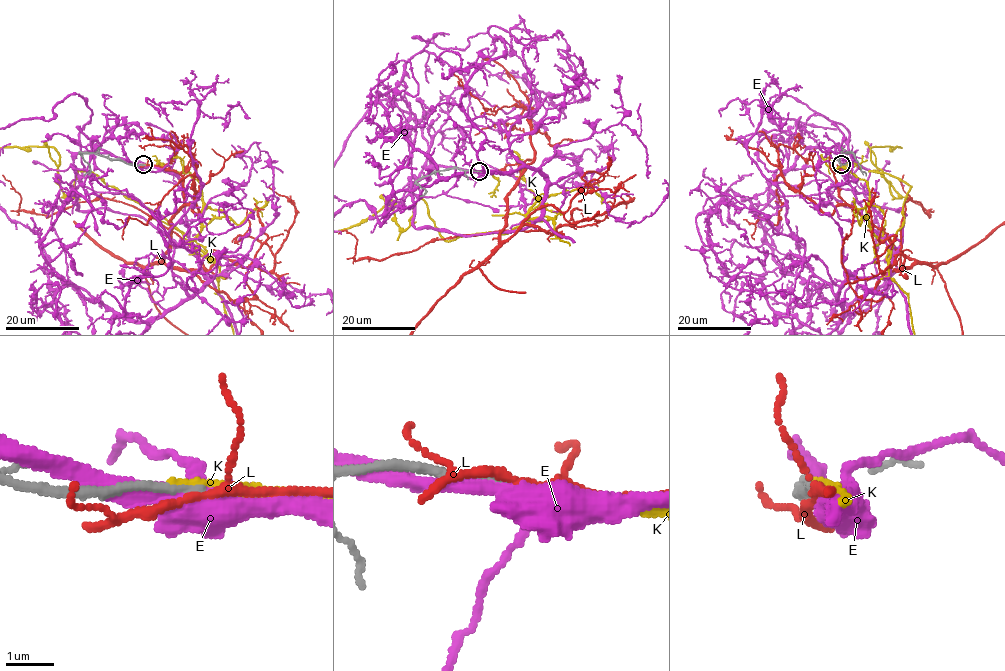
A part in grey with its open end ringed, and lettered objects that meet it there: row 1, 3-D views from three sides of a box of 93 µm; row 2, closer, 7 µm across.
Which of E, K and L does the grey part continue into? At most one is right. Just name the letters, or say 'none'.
K

